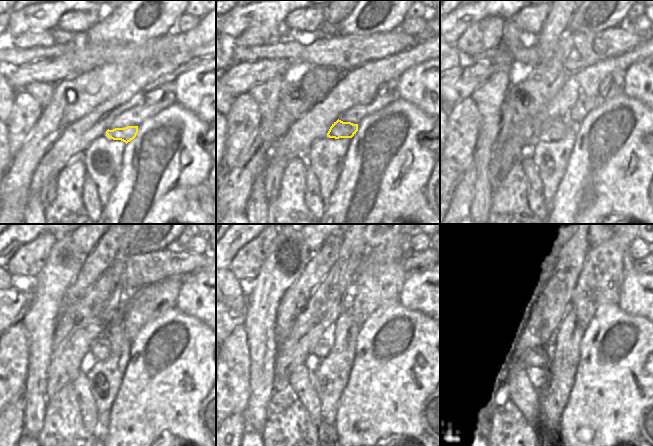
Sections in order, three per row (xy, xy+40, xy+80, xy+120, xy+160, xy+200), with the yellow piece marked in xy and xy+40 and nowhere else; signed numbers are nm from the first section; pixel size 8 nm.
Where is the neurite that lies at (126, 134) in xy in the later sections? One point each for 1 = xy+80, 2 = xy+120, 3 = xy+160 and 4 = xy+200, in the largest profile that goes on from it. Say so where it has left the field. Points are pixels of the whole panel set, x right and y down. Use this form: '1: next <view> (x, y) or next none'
1: next xy+80 (555, 129)
2: next xy+120 (100, 350)
3: next xy+160 (322, 349)
4: next xy+200 (535, 356)

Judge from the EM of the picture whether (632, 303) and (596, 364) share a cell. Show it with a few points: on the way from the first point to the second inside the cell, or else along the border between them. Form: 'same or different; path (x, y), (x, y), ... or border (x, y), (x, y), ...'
different; border (617, 304), (627, 313), (642, 316)

